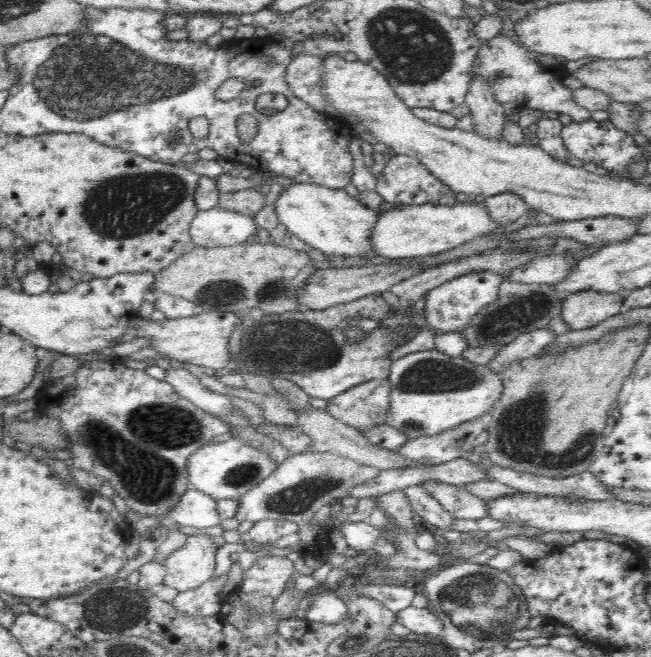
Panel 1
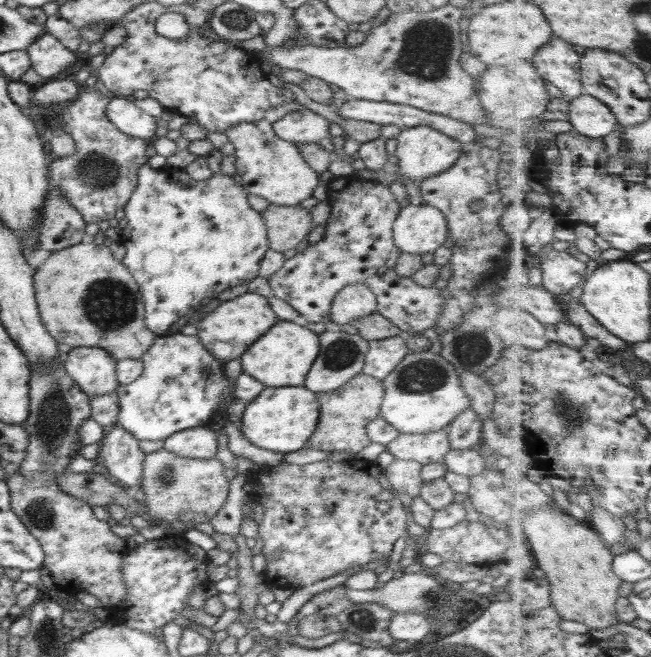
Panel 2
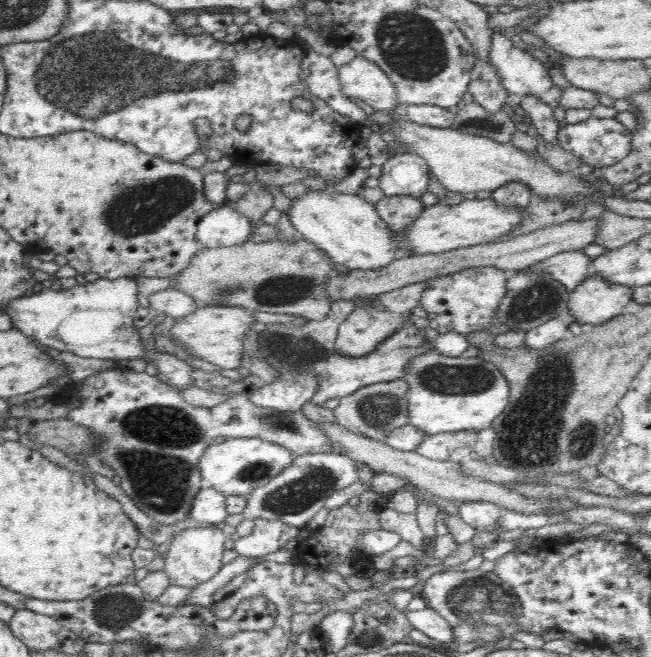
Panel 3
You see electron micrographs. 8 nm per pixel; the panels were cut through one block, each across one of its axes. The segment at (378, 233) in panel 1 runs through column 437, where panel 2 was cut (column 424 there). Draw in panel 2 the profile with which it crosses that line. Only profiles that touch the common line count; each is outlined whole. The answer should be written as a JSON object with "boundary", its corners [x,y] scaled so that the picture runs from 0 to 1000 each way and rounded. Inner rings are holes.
{"boundary":[[[661,312],[618,315],[604,342],[604,365],[616,384],[628,387],[667,385],[682,376],[690,349],[685,332]]]}

